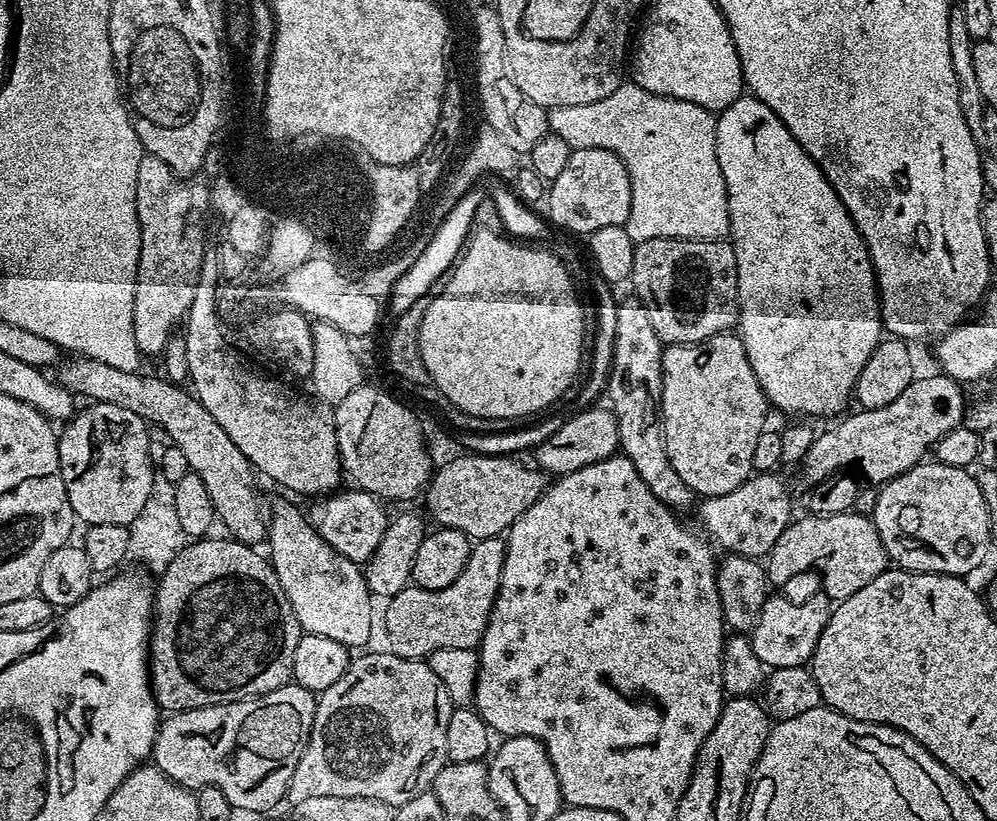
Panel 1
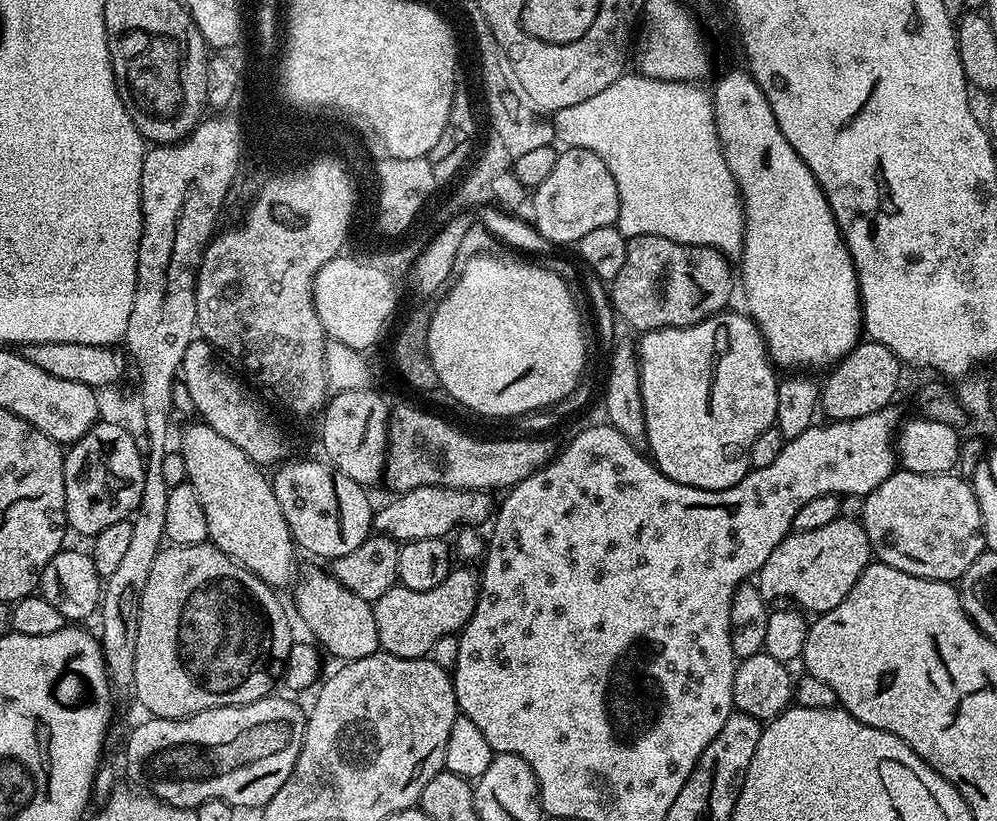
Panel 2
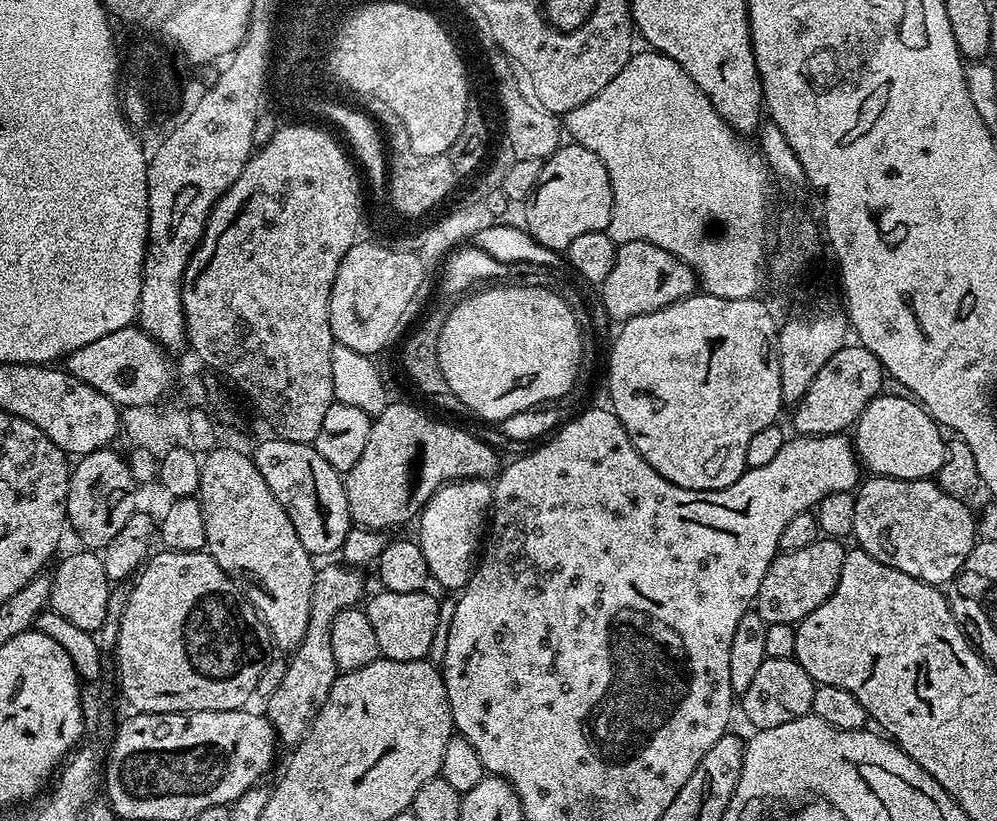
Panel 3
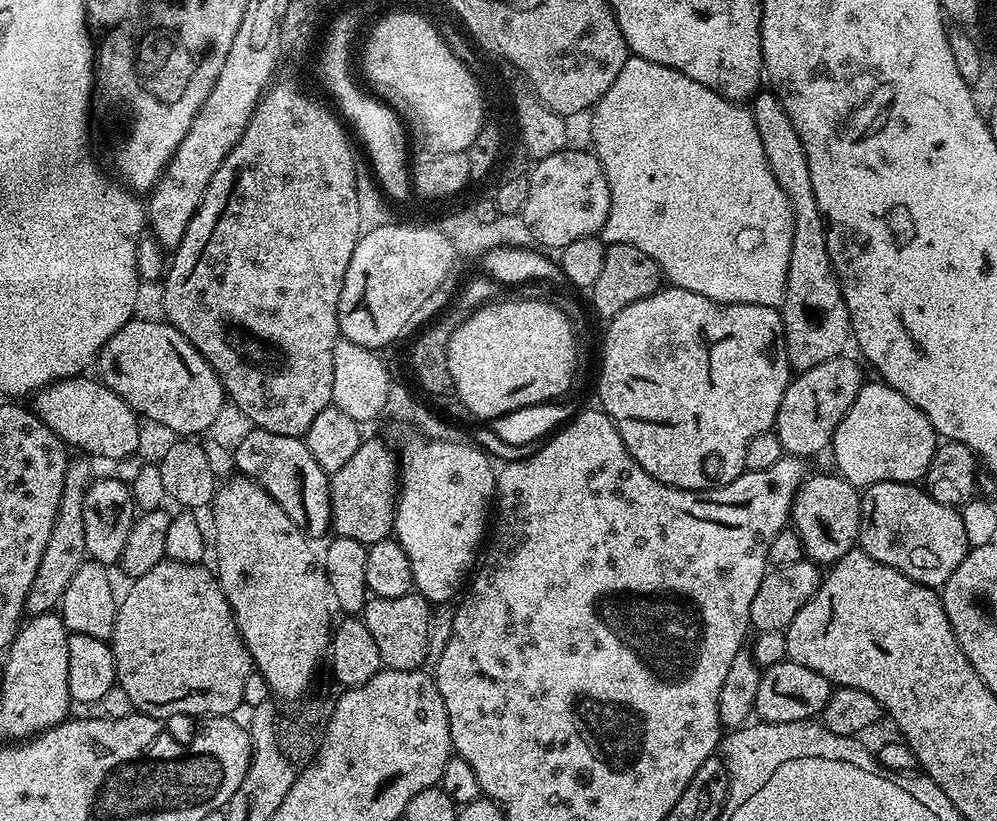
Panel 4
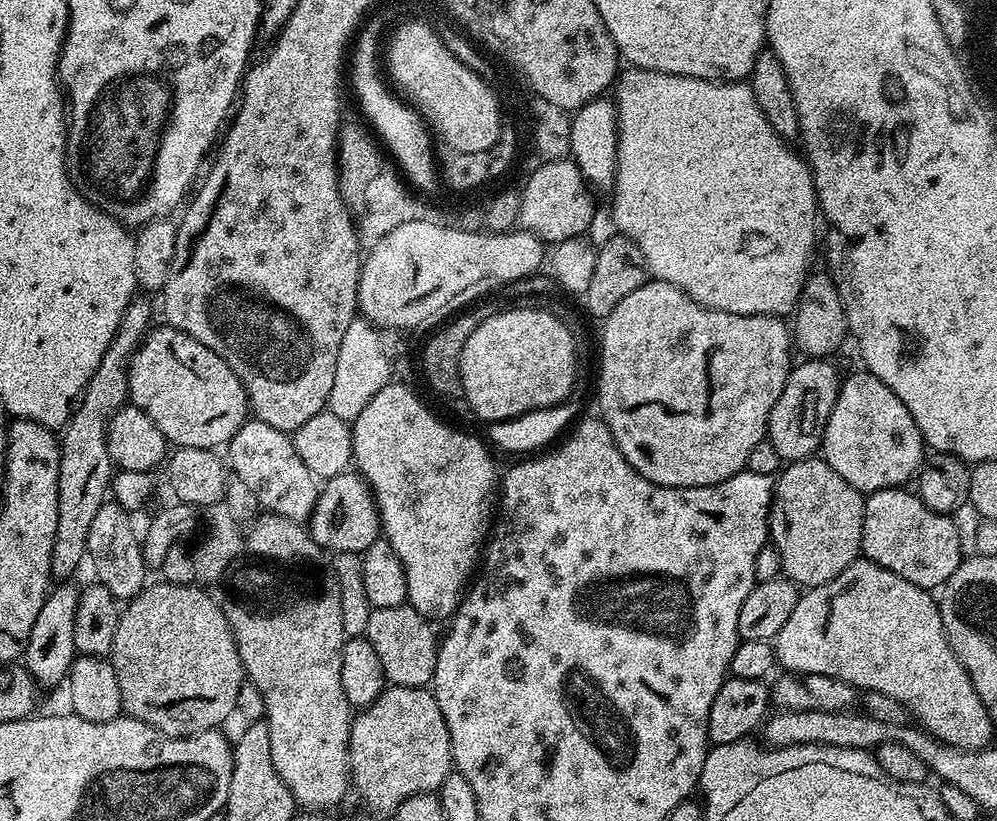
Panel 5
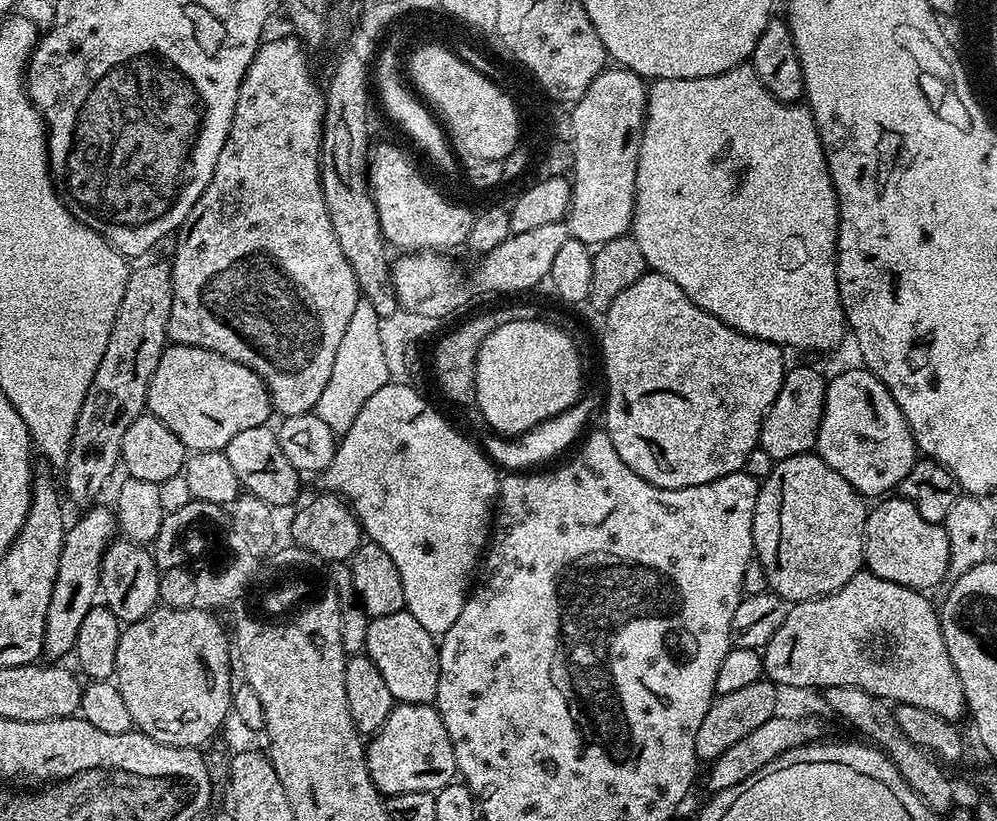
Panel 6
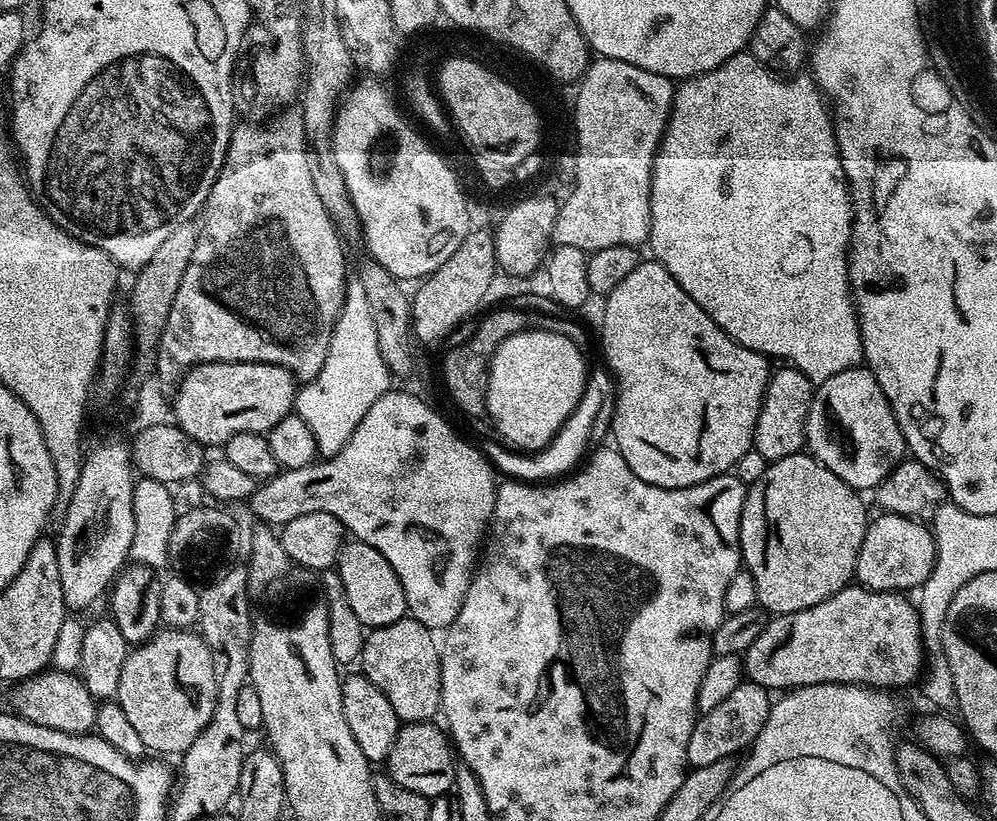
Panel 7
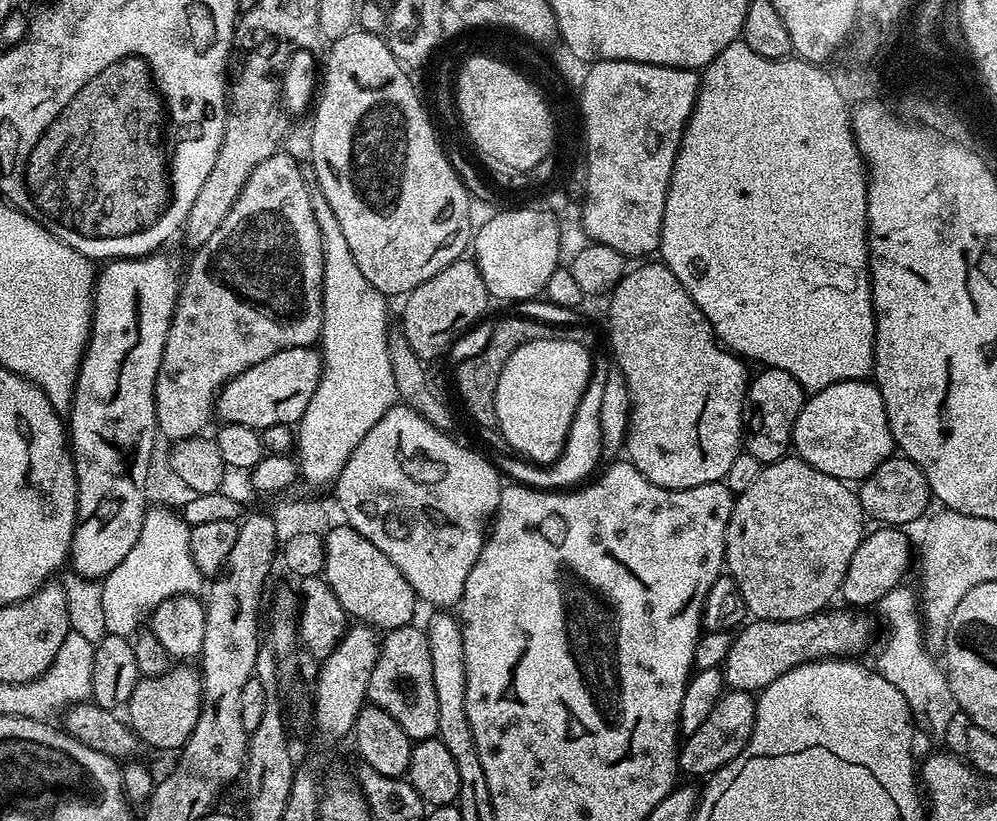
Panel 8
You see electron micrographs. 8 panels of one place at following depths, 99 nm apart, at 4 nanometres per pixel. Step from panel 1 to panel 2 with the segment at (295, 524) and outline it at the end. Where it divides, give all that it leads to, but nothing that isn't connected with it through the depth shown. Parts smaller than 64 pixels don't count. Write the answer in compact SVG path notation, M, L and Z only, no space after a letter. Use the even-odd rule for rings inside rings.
M312 568L295 581L296 612L304 619L306 627L312 631L311 639L325 653L337 656L337 661L347 662L372 656L380 648L378 626L374 622L372 604L358 598L342 582L338 582L331 571Z

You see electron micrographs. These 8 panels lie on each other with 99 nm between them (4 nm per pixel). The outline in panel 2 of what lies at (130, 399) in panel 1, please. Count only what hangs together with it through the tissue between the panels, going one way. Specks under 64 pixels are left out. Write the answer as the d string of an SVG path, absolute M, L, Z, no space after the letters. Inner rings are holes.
M203 422L190 425L182 436L180 451L186 462L187 483L194 486L198 494L198 502L202 502L202 510L206 514L206 530L208 540L222 554L236 561L246 570L250 570L262 582L266 582L274 590L281 590L297 579L296 555L298 549L290 534L290 526L286 526L286 518L282 514L282 506L278 506L278 498L274 498L272 481L266 475L265 469L254 463L244 450L234 445Z

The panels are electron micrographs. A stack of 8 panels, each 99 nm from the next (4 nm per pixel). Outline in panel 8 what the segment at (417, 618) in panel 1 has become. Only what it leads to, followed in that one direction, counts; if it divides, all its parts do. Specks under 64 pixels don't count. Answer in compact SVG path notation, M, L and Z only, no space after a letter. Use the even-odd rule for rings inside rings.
M407 624L383 633L380 653L370 674L367 699L371 707L386 710L414 742L430 740L438 730L438 694L434 694L434 666L430 666L430 646L423 627Z

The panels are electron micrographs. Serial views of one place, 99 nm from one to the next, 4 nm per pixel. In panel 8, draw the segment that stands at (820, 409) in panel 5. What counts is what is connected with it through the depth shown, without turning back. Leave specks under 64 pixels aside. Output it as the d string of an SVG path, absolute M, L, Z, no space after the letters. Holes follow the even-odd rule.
M777 368L759 369L760 373L753 375L748 382L748 398L746 401L746 423L744 425L744 438L742 441L746 451L758 460L760 465L773 464L779 460L783 460L789 455L792 448L792 435L794 434L794 422L798 422L798 414L802 410L806 399L804 387L790 374L786 374L786 370L778 370Z

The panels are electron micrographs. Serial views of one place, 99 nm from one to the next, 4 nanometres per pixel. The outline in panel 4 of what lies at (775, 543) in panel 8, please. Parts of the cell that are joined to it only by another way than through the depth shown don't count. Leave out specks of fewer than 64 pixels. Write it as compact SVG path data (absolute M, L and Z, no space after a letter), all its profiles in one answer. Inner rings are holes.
M812 476L801 480L800 488L796 491L796 497L792 503L790 524L795 529L803 548L803 555L817 566L831 566L842 558L852 548L857 547L860 539L860 498L861 489L855 488L850 482L846 482L843 476Z

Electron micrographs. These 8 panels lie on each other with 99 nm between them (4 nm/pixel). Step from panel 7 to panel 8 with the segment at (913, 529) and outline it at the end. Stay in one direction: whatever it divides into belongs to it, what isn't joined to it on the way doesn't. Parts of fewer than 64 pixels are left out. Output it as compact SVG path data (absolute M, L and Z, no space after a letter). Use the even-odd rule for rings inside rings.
M876 526L865 535L864 539L861 540L858 550L854 550L854 558L850 558L850 566L846 566L846 578L842 578L842 586L840 587L838 596L842 601L845 600L845 605L851 606L856 610L868 610L871 606L879 605L887 592L894 590L895 588L901 587L904 575L908 572L908 567L912 564L912 552L914 556L914 548L908 545L907 531L901 530L896 526Z

